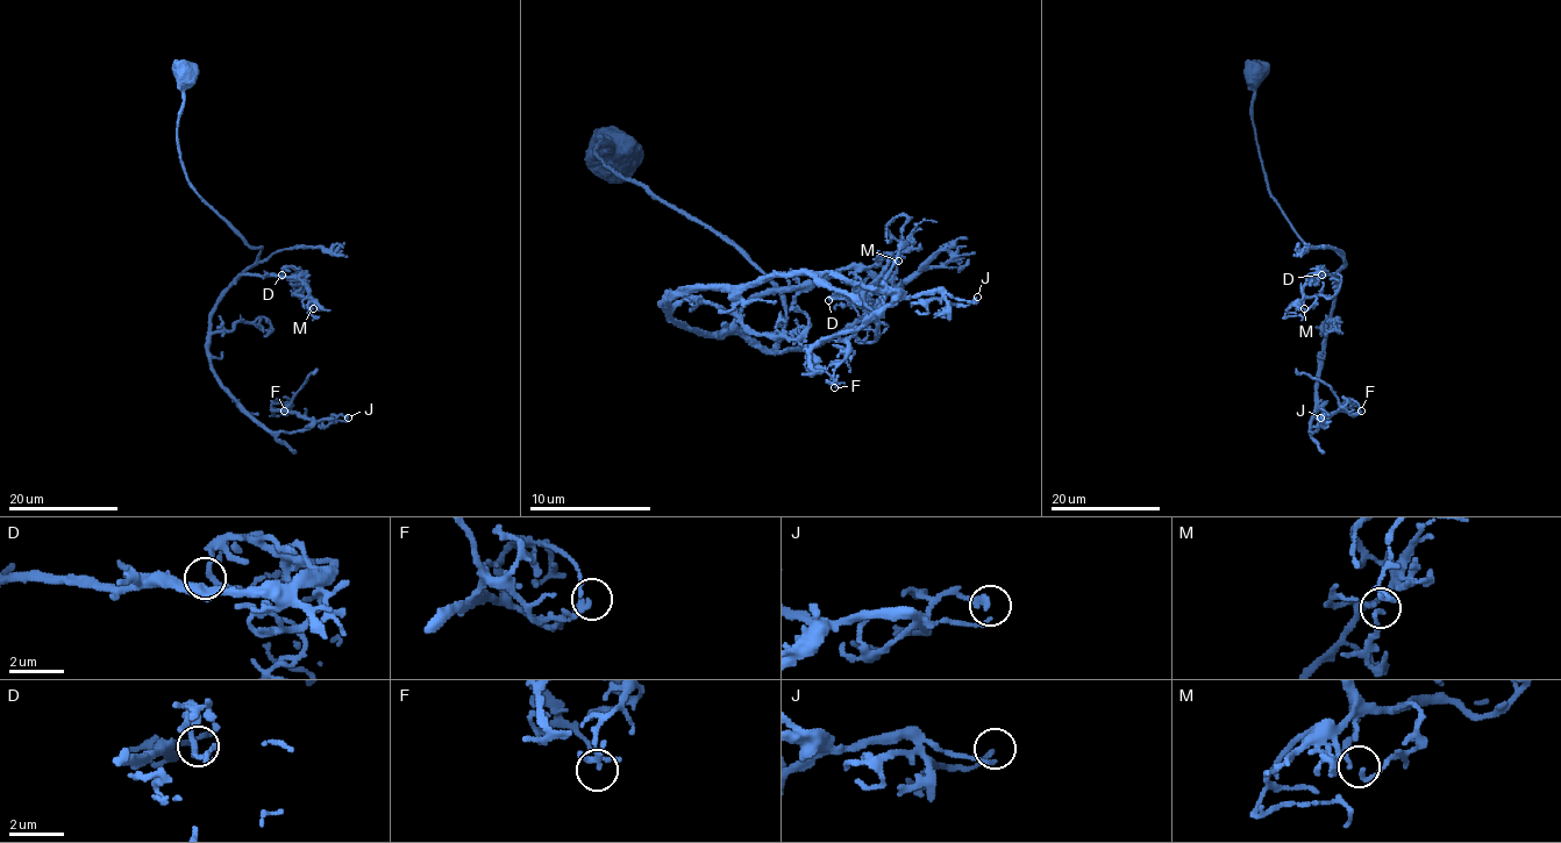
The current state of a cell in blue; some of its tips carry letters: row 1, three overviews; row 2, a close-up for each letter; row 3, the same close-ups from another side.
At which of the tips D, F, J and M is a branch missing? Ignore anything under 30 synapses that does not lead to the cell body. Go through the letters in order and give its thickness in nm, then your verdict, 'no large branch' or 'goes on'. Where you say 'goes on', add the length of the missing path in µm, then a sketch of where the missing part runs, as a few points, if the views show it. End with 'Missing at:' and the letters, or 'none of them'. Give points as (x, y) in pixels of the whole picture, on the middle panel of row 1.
D: calibre 150 nm; no large branch
F: calibre 200 nm; no large branch
J: calibre 200 nm; no large branch
M: calibre 90 nm; no large branch
Missing at: none of them

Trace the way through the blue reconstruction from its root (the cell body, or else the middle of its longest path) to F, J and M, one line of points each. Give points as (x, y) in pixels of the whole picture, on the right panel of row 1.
F: (1256, 74), (1252, 120), (1267, 190), (1310, 247), (1333, 248), (1344, 261), (1310, 430), (1341, 408), (1361, 411)
J: (1256, 74), (1252, 120), (1267, 190), (1310, 247), (1333, 248), (1344, 261), (1337, 274), (1311, 433), (1320, 418)
M: (1256, 74), (1252, 120), (1267, 190), (1310, 247), (1344, 261), (1306, 278), (1303, 292), (1317, 301), (1304, 308)

